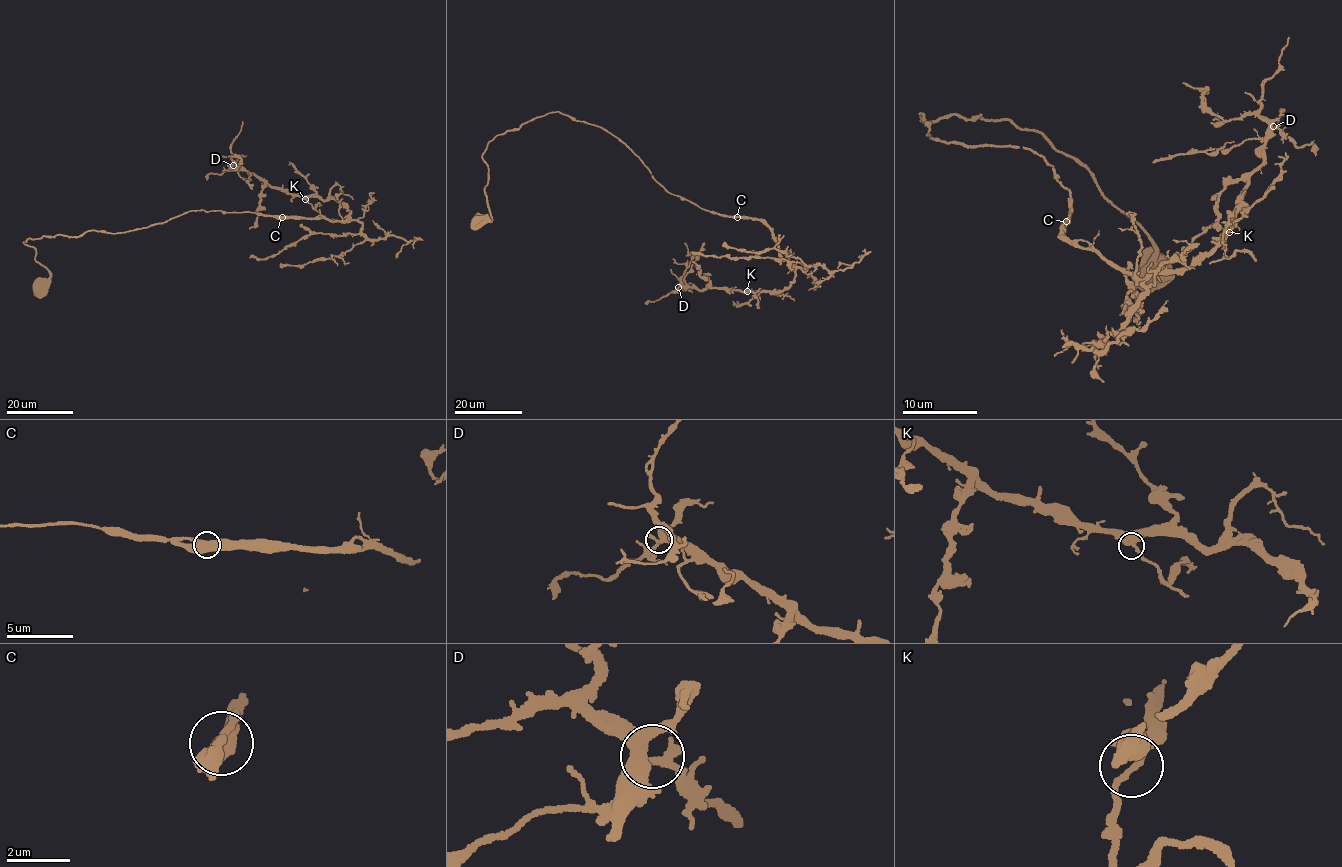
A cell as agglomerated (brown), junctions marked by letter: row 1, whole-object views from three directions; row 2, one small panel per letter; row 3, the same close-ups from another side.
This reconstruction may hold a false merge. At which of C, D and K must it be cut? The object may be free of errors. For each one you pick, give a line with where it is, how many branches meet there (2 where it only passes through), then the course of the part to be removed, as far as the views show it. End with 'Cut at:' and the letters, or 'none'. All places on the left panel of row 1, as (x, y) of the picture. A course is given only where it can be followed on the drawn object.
Cut at: none

